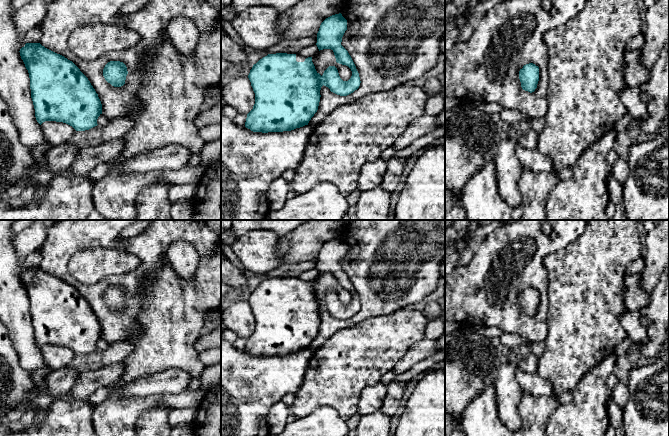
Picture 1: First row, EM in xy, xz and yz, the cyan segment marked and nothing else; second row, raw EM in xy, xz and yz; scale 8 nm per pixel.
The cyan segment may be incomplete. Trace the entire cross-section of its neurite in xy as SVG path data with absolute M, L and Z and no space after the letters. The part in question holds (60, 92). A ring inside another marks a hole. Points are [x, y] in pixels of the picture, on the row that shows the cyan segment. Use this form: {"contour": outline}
{"contour": "M26 43L19 52L29 73L35 117L40 125L45 121L63 122L76 131L98 125L101 101L72 61L40 43Z"}

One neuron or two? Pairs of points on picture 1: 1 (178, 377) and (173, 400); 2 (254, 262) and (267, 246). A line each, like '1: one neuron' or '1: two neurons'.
1: two neurons
2: one neuron

